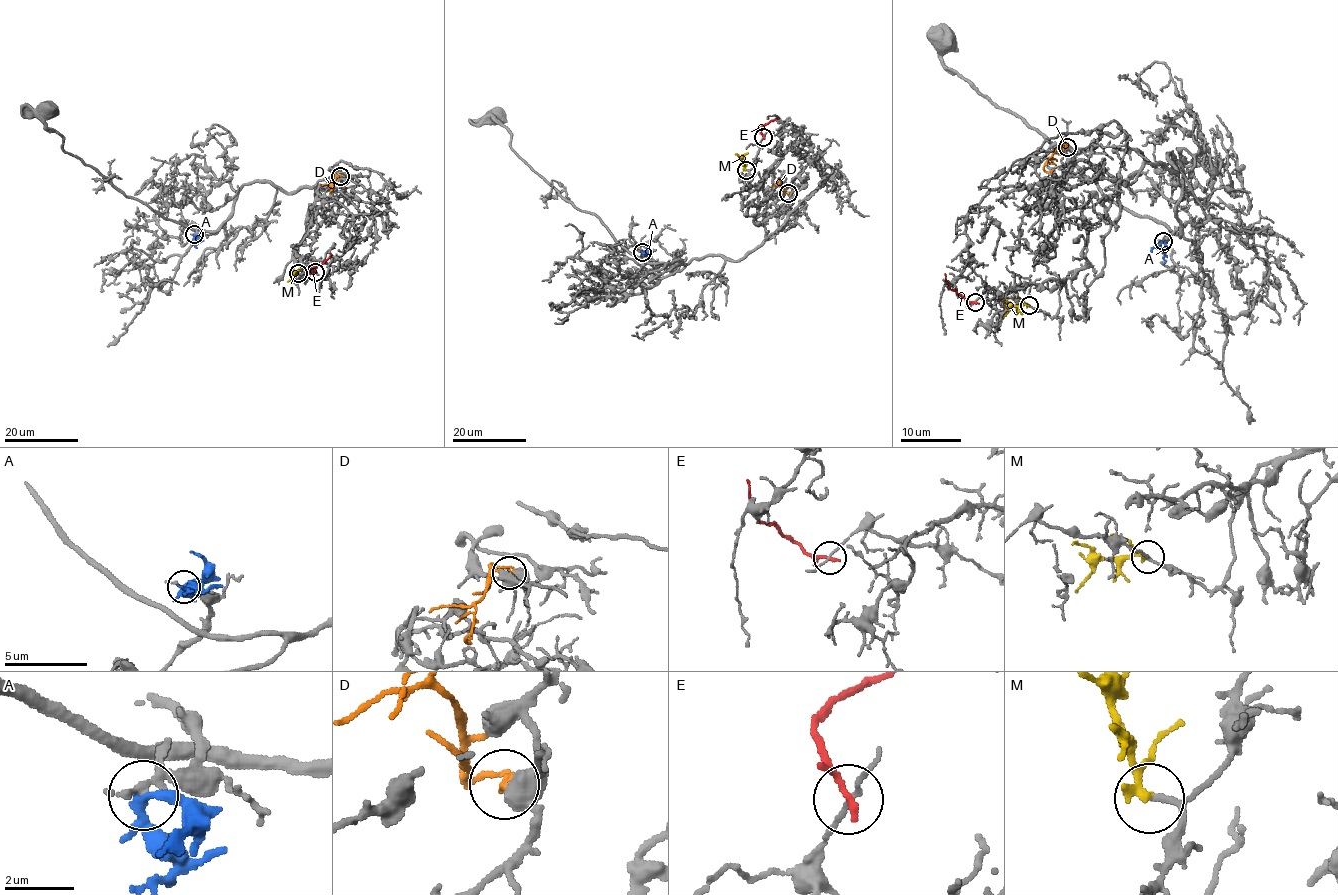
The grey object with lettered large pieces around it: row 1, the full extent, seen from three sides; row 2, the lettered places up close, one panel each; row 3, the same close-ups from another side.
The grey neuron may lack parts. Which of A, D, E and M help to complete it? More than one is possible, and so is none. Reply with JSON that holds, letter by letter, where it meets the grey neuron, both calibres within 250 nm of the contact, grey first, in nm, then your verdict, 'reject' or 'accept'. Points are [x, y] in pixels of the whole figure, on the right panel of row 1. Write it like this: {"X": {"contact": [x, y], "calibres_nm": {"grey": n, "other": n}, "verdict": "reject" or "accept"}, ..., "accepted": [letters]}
{"A": {"contact": [1163, 241], "calibres_nm": {"grey": 200, "other": 240}, "verdict": "reject"}, "D": {"contact": [1067, 147], "calibres_nm": {"grey": 460, "other": 170}, "verdict": "reject"}, "E": {"contact": [975, 302], "calibres_nm": {"grey": 110, "other": 160}, "verdict": "reject"}, "M": {"contact": [1029, 305], "calibres_nm": {"grey": 130, "other": 190}, "verdict": "accept"}, "accepted": ["M"]}

